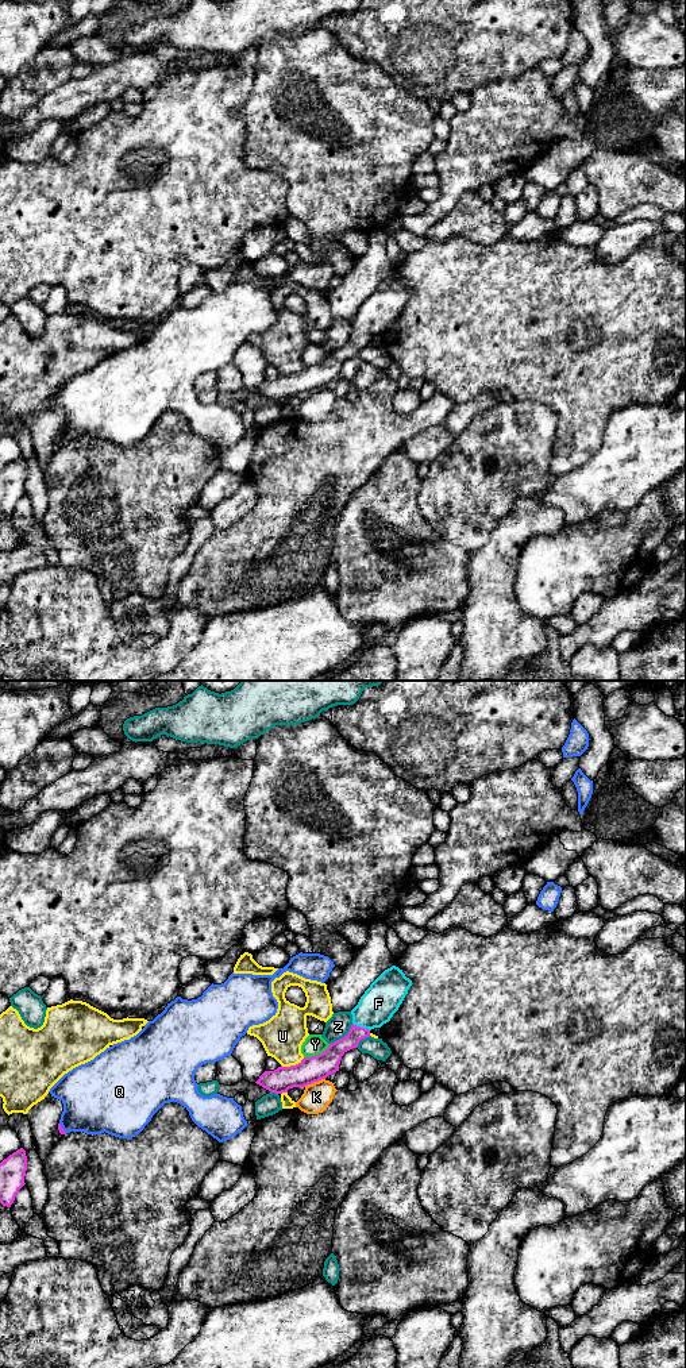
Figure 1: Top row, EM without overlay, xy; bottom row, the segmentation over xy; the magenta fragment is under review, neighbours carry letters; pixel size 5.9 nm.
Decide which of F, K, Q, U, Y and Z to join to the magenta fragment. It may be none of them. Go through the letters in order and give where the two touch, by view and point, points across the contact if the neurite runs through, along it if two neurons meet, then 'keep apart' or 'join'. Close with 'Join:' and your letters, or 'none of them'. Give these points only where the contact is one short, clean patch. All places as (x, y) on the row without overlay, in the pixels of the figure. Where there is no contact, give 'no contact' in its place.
F: contact xy (359, 335); way xy (331, 366), (359, 335), (378, 312); join
K: contact xy (313, 390); border xy (324, 386), (304, 395); keep apart
Q: contact xy (61, 436); keep apart
U: contact xy (292, 374); keep apart
Y: contact xy (318, 363); border xy (330, 353), (322, 361), (304, 366); keep apart
Z: contact xy (343, 346); keep apart
Join: F

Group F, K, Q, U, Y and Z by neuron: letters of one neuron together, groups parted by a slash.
F / K / Q / U / Y / Z

